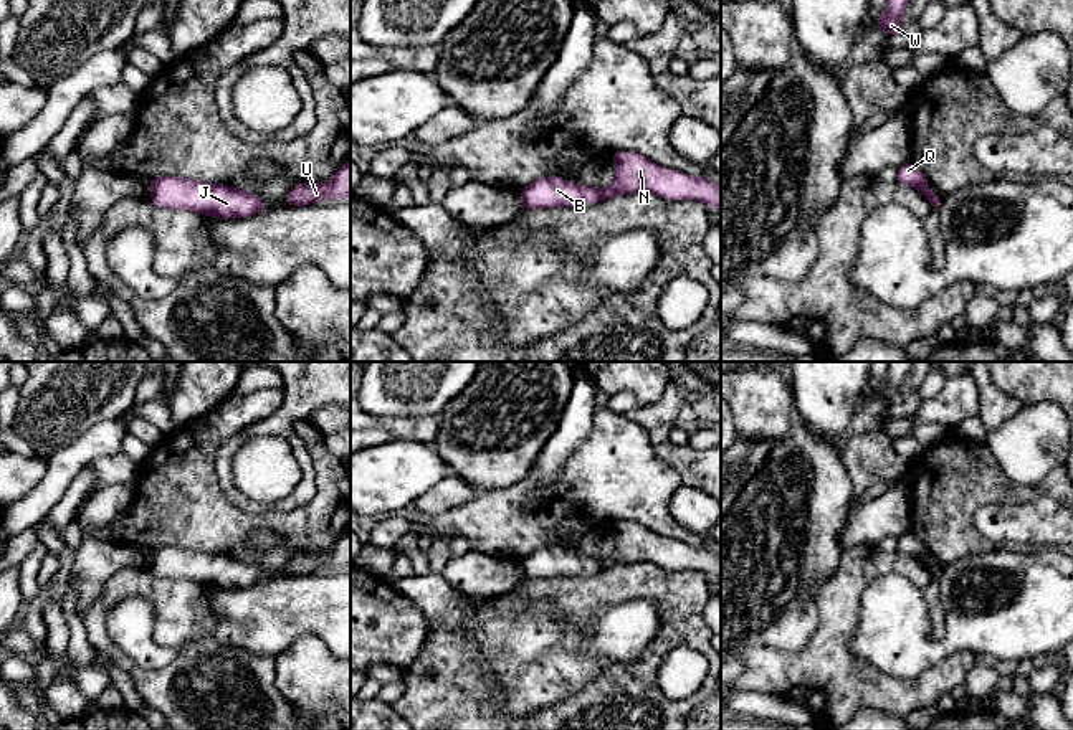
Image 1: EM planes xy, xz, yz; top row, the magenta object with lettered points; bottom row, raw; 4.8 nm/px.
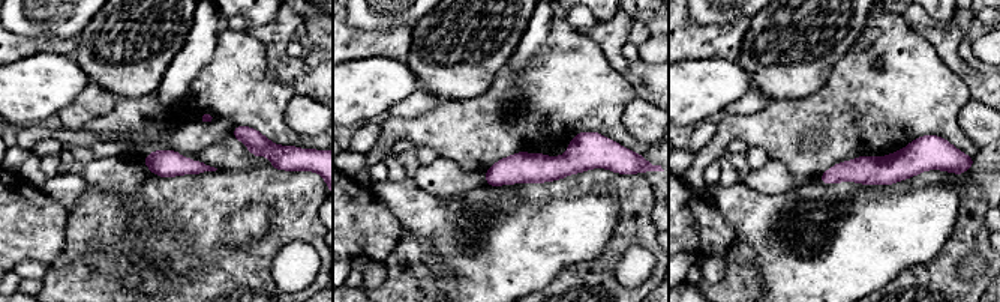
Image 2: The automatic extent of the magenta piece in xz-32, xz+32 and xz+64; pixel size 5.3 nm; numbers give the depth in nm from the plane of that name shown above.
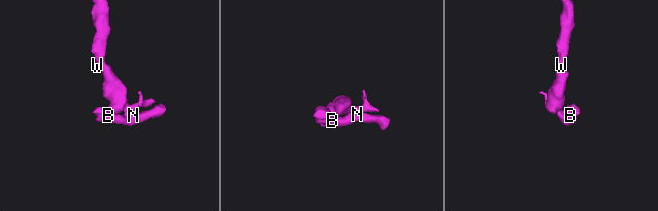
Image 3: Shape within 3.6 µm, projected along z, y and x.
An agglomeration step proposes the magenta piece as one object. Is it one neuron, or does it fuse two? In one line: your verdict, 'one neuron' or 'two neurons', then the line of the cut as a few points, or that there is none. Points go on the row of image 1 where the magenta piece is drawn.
one neuron; no cut

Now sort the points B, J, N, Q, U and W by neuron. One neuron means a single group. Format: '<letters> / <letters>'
B J N Q U W

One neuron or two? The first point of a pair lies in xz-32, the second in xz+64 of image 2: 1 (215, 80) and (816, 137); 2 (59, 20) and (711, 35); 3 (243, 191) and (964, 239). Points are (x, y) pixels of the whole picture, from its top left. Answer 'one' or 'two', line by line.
1: two
2: two
3: one

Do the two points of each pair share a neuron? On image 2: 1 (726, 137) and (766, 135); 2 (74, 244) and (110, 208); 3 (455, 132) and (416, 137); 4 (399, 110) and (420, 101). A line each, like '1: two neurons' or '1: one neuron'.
1: one neuron
2: one neuron
3: one neuron
4: one neuron

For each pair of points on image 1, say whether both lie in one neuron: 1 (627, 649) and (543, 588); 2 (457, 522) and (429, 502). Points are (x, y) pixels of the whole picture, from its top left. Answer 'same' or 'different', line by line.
1: different
2: different

